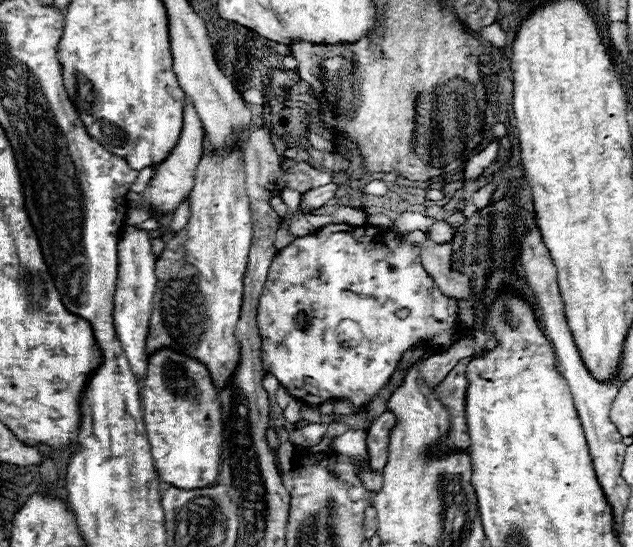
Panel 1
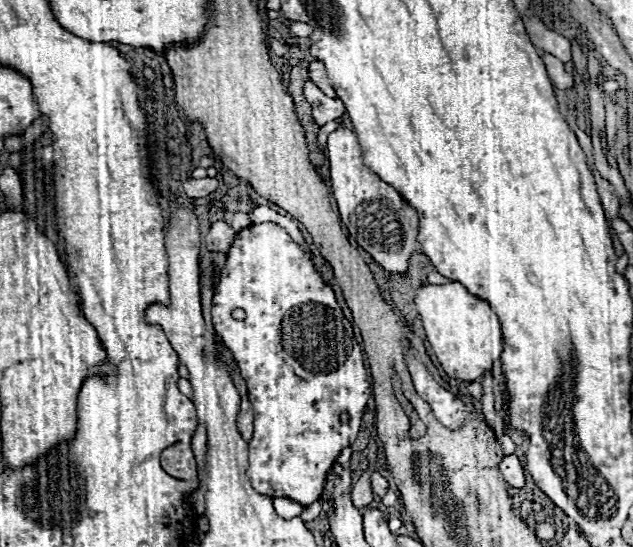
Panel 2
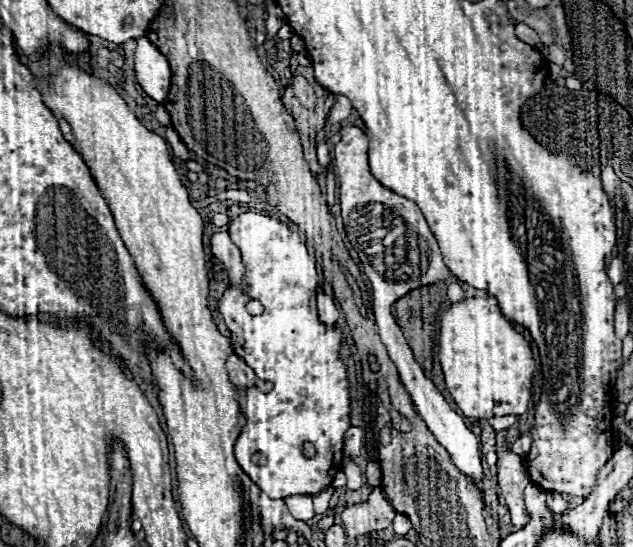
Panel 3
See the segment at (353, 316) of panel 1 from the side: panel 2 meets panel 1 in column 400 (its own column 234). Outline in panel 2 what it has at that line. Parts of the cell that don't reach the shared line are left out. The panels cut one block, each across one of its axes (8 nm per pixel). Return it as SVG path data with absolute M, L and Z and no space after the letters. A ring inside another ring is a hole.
M274 222L252 224L248 228L242 228L236 234L236 240L234 240L230 252L228 252L226 266L224 266L224 270L220 274L220 282L216 286L216 294L214 294L214 300L212 300L212 324L214 324L216 336L220 338L220 342L232 352L234 360L238 362L240 372L246 378L248 396L250 396L250 402L252 402L252 408L254 408L254 436L250 440L250 466L246 470L252 488L258 494L272 496L272 498L288 496L294 502L300 502L302 506L314 504L322 496L322 490L324 490L324 484L326 484L326 476L328 476L330 468L334 466L338 454L342 452L342 448L352 446L352 442L356 440L366 402L372 396L372 390L370 390L370 384L368 384L368 376L366 376L366 370L364 370L363 350L356 344L354 334L352 334L352 324L344 318L342 308L338 306L332 288L328 284L324 284L320 274L314 270L314 264L310 262L310 258L304 254L302 246L296 244L282 226L278 226ZM236 308L246 310L246 318L244 320L232 318L232 310L236 310ZM286 316L288 316L288 328L284 326L284 318ZM286 342L288 342L288 352L284 350ZM342 414L348 414L350 420L342 422Z

